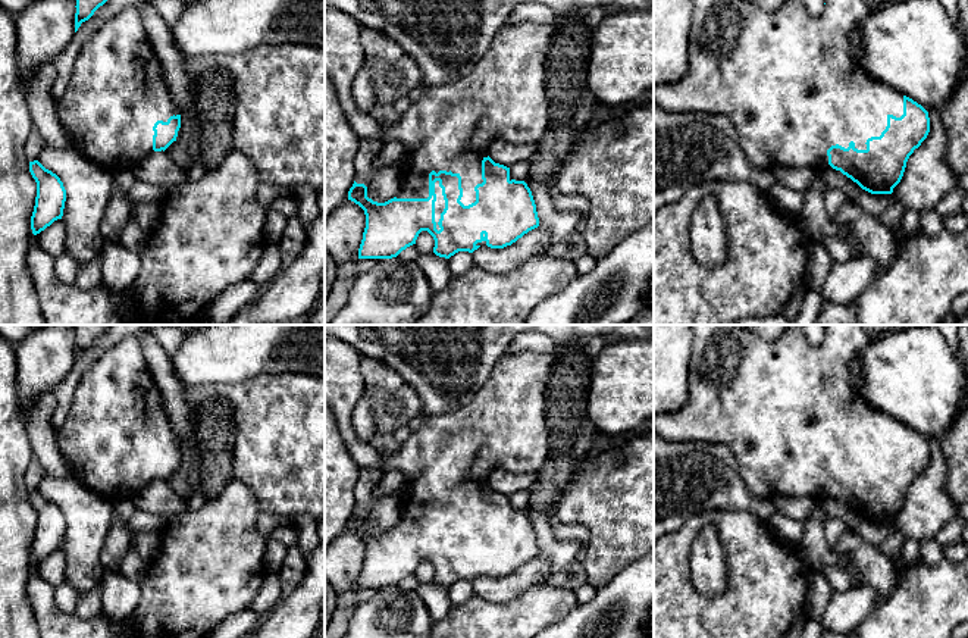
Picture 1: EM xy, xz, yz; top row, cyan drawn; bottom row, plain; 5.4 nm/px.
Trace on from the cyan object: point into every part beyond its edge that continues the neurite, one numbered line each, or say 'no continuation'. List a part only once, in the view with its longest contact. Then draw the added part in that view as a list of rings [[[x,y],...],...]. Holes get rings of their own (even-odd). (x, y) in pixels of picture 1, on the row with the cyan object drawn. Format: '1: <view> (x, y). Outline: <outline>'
1: xz (450, 127). Outline: [[[325,7],[325,75],[335,87],[339,104],[357,132],[360,140],[376,140],[386,143],[401,143],[404,146],[404,169],[401,173],[401,190],[397,198],[427,198],[429,173],[447,171],[461,176],[461,203],[469,206],[476,201],[474,187],[482,184],[482,160],[489,156],[489,144],[495,140],[508,143],[538,143],[548,126],[548,98],[545,93],[545,57],[554,40],[555,22],[552,24],[507,24],[494,37],[489,49],[466,78],[452,84],[423,85],[423,96],[414,101],[401,119],[385,126],[370,115],[361,113],[355,106],[351,88],[354,78],[364,65],[361,44],[361,25],[350,15],[333,7]]]

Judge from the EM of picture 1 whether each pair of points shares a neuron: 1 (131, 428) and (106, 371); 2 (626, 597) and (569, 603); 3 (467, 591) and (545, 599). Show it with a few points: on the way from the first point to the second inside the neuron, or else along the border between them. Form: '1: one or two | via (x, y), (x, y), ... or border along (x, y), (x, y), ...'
1: one | via (118, 413), (118, 388), (115, 385)
2: two | border along (579, 603), (555, 622)
3: two | border along (473, 593), (464, 601), (453, 604)

